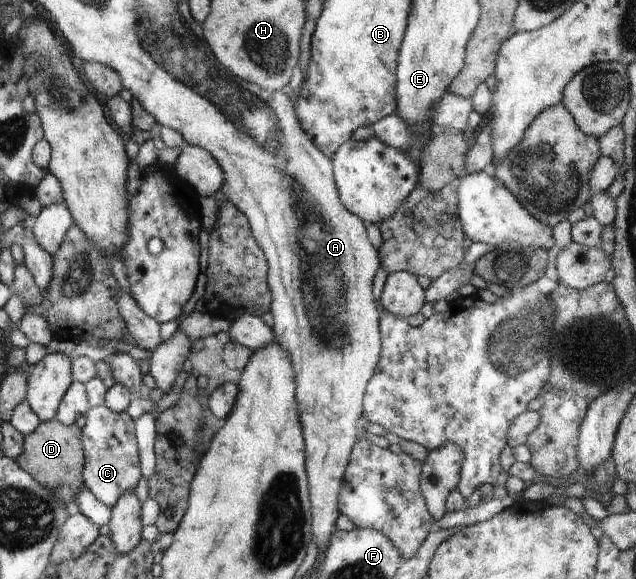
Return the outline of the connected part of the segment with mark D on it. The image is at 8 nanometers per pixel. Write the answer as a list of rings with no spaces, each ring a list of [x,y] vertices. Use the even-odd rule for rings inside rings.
[[[56,420],[41,422],[30,435],[25,436],[25,452],[16,460],[39,484],[52,490],[71,511],[75,510],[74,500],[84,484],[83,466],[86,464],[81,428]]]

